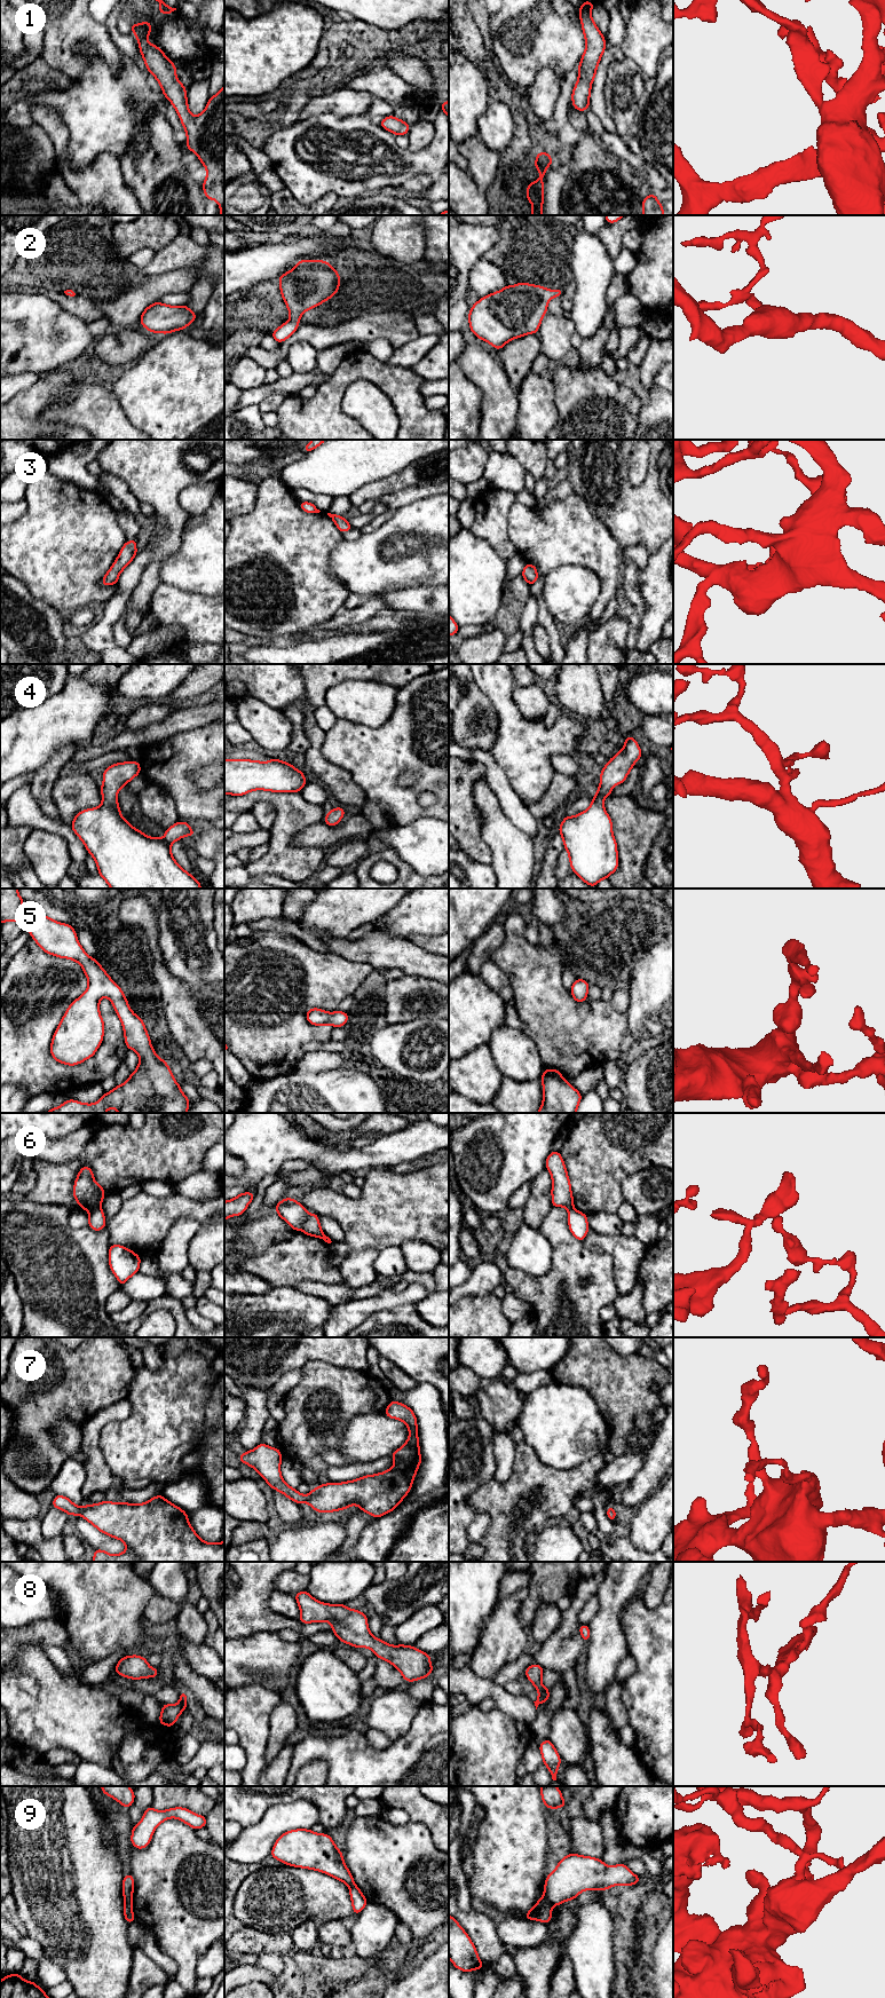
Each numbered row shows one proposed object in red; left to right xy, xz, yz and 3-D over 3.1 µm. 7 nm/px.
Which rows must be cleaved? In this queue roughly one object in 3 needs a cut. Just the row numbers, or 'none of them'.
6, 9

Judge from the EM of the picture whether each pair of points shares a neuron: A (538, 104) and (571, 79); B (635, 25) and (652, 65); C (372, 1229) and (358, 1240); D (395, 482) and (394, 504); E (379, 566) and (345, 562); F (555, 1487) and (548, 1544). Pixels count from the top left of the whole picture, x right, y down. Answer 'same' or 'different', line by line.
A: different
B: same
C: same
D: different
E: same
F: different

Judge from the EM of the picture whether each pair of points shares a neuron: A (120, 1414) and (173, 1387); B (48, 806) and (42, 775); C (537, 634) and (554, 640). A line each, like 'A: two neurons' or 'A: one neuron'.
A: two neurons
B: one neuron
C: two neurons

